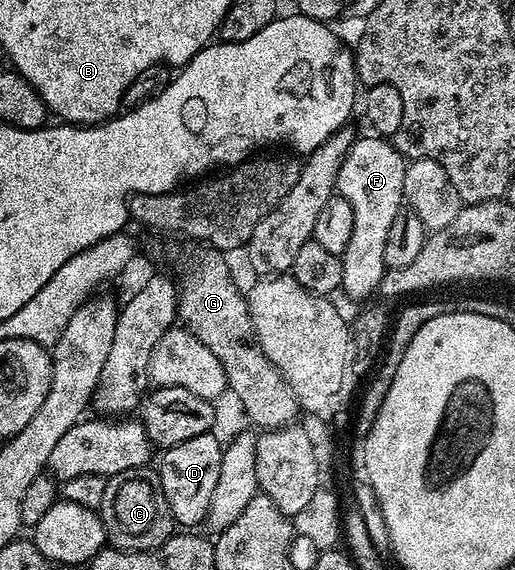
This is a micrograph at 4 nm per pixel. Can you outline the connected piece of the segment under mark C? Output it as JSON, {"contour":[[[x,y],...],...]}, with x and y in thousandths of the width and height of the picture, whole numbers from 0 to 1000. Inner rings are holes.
{"contour":[[[293,818],[210,835],[196,904],[208,932],[208,954],[233,961],[237,968],[297,965],[344,933],[328,881],[320,881],[320,867],[313,860],[309,830]]]}

